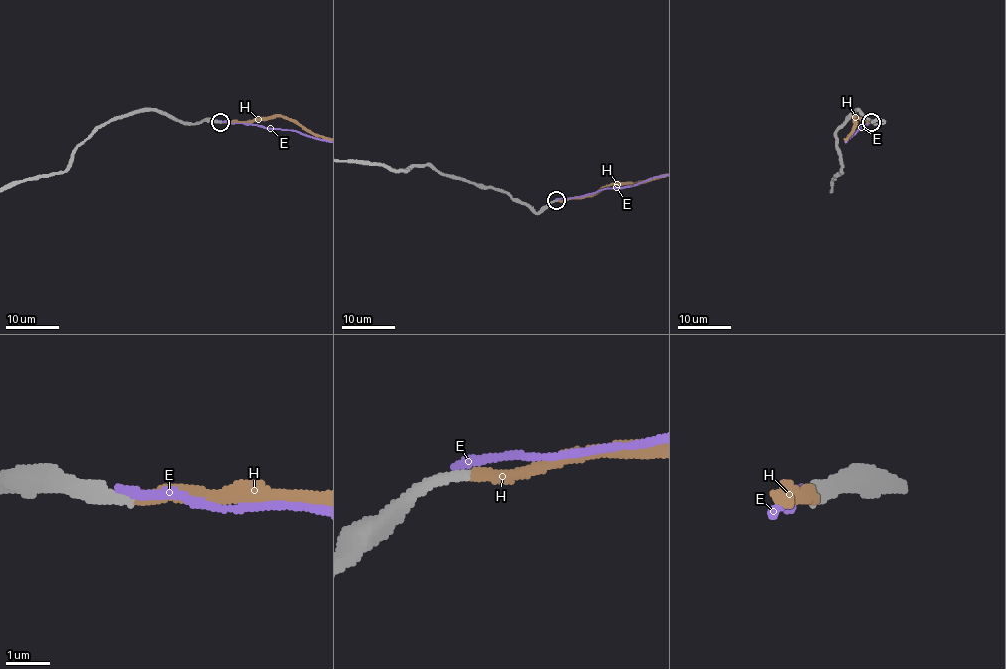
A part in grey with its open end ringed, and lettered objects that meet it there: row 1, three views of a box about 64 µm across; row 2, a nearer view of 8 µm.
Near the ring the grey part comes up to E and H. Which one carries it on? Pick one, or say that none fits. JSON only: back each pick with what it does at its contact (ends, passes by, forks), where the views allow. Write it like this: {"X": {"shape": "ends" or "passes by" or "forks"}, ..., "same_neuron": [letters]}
{"H": {"shape": "ends"}, "same_neuron": ["H"]}

